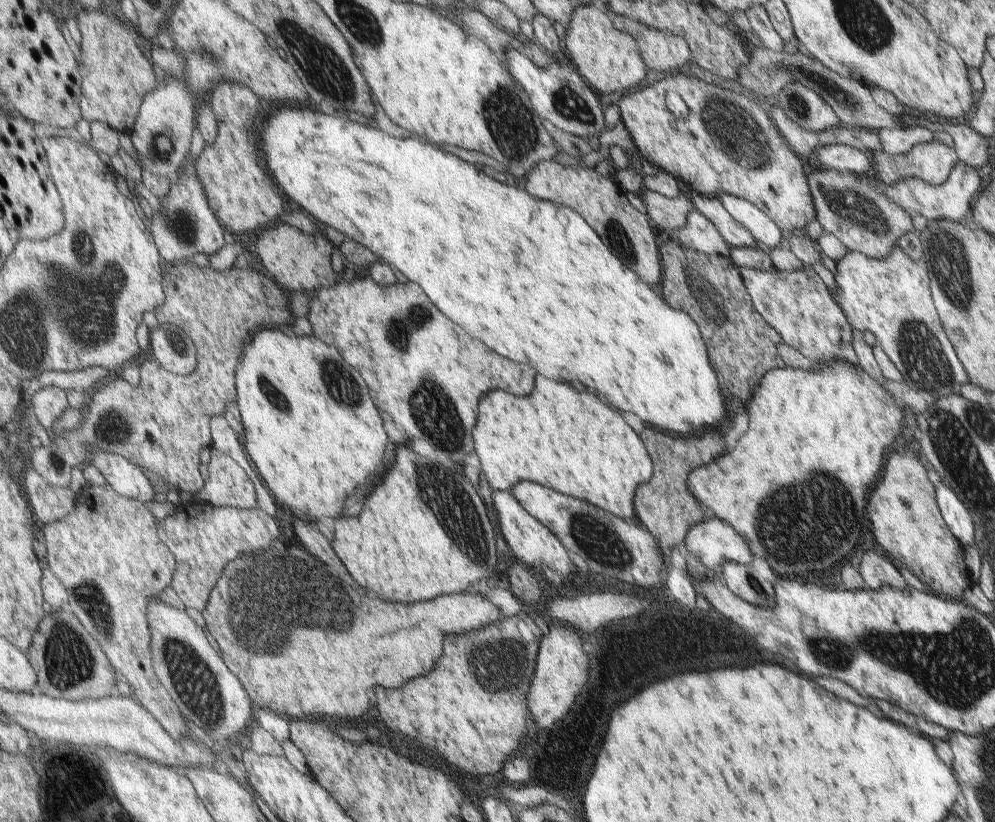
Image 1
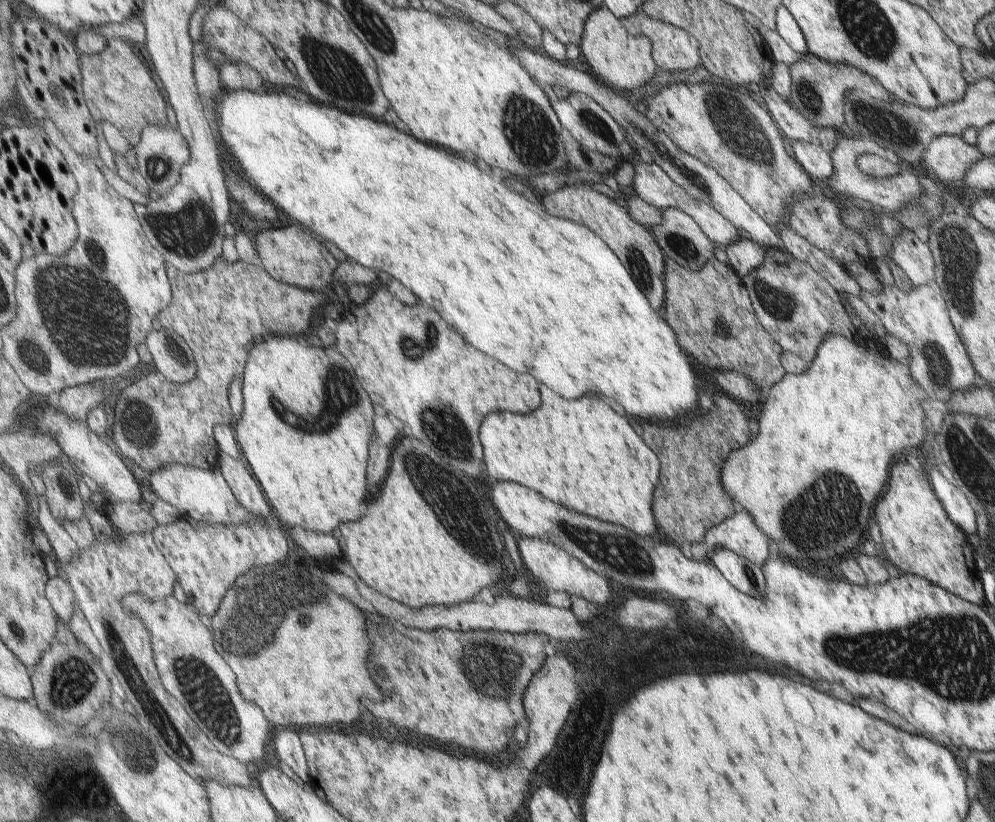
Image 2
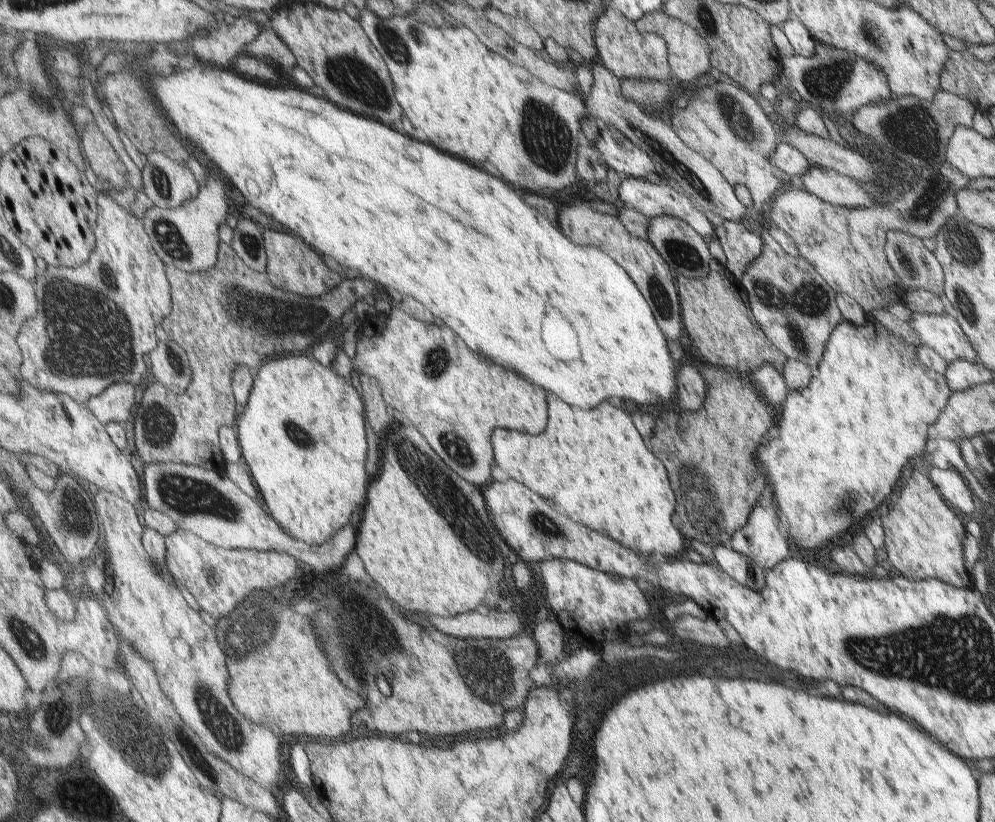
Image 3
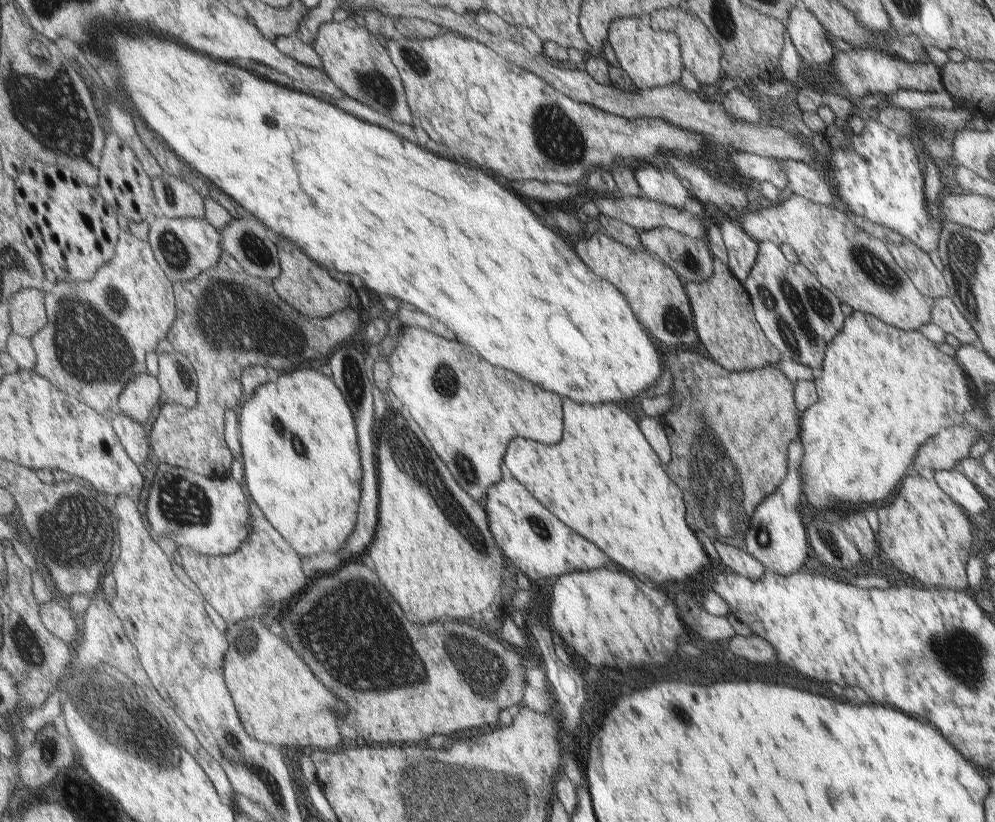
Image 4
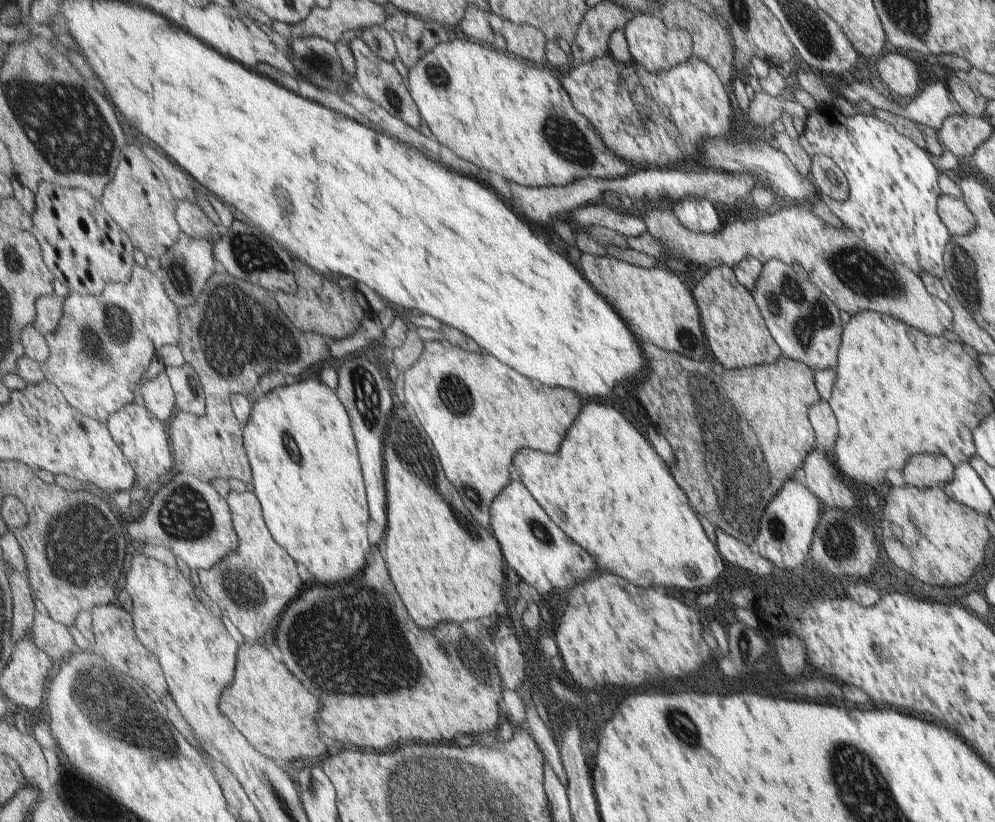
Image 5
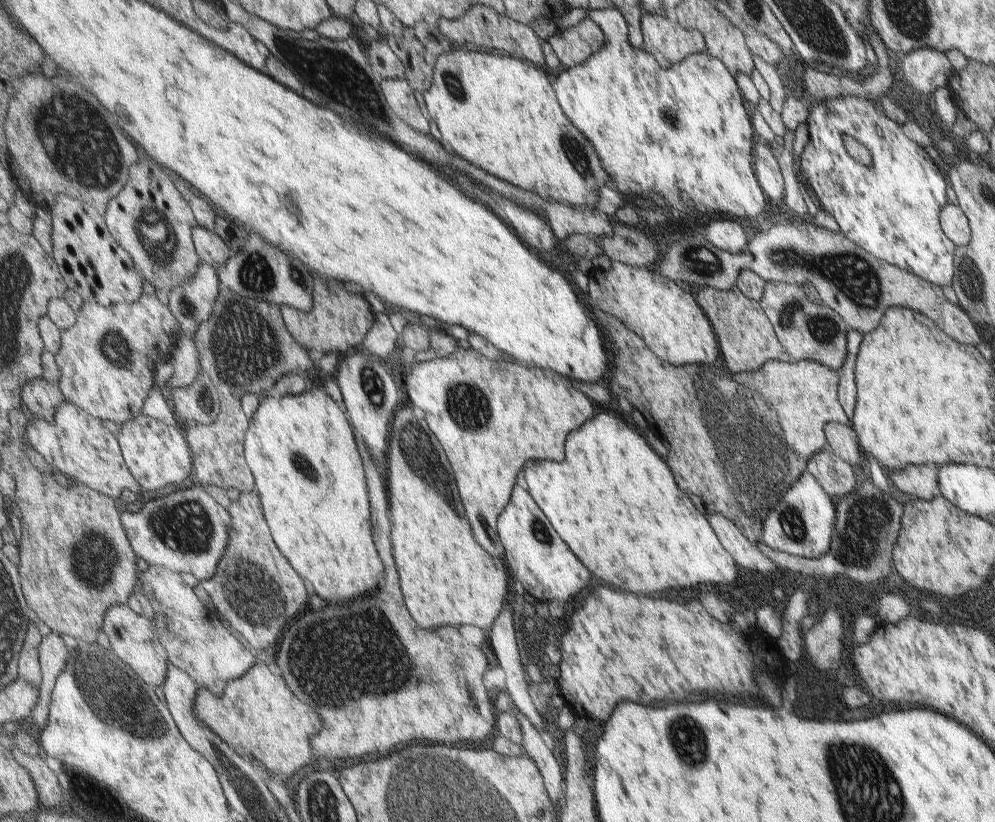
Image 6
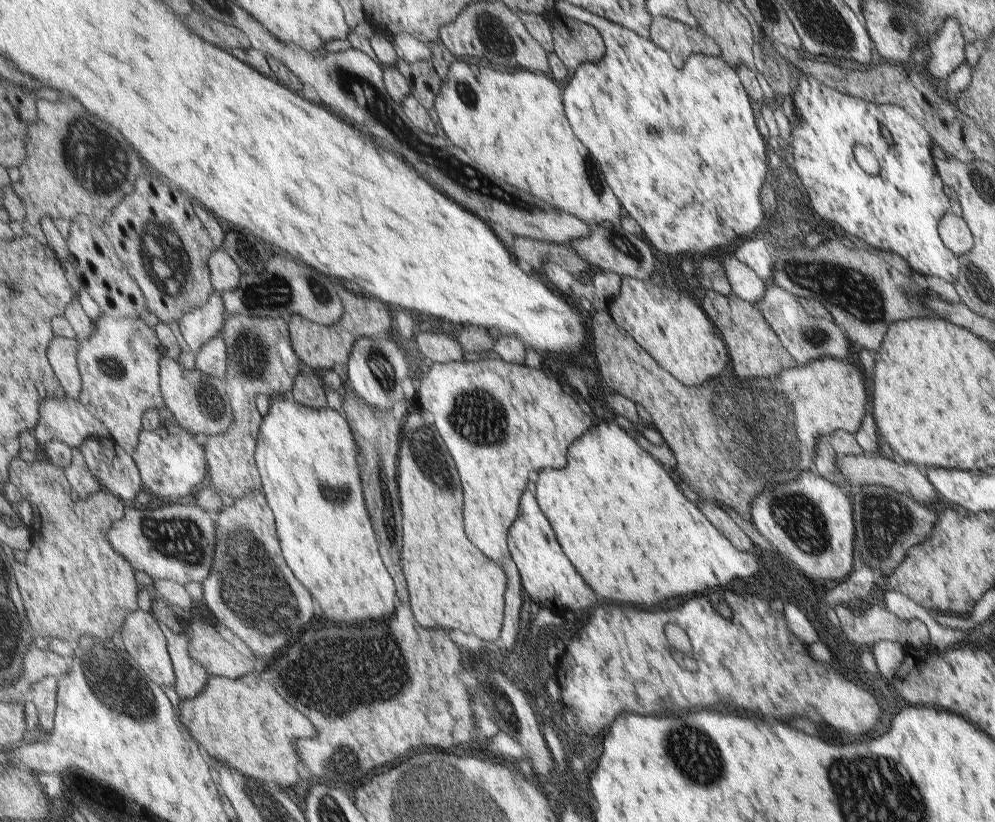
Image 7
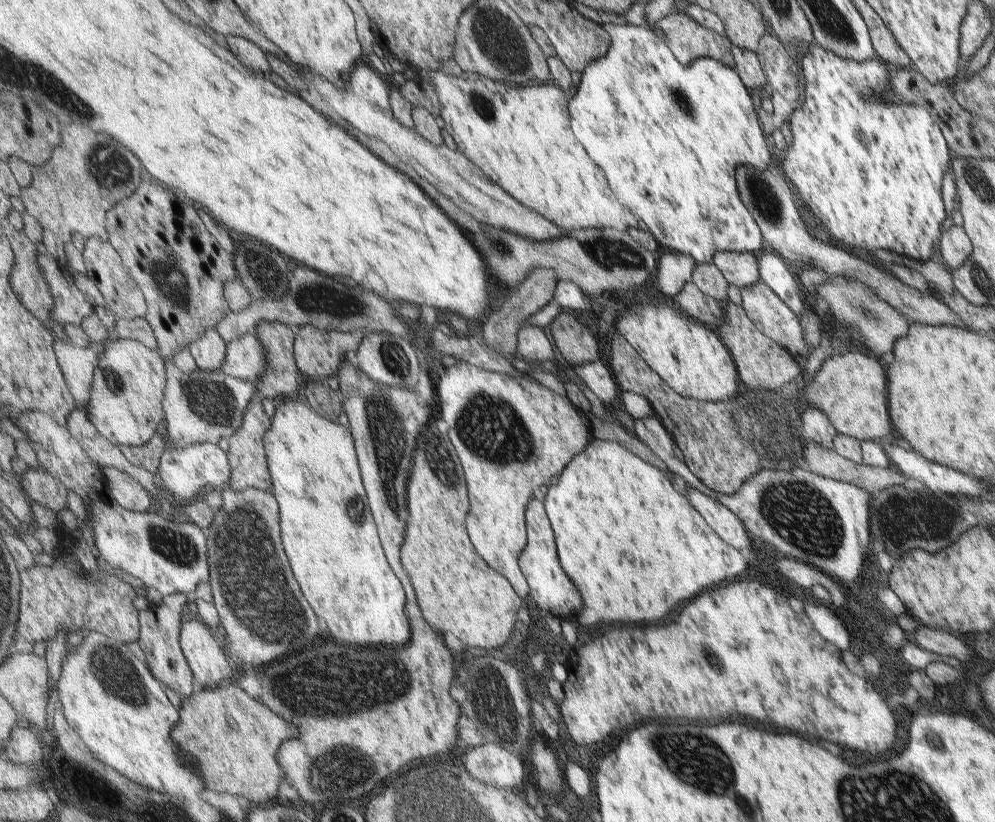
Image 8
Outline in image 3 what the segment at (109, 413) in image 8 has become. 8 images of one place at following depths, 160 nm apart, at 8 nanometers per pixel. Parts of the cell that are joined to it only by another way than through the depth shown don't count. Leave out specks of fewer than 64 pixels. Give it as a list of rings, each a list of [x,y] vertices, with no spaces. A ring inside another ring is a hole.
[[[107,192],[101,194],[101,198],[98,196],[98,200],[101,210],[97,226],[99,246],[91,260],[81,268],[47,266],[43,274],[39,273],[33,282],[39,301],[37,316],[27,320],[15,336],[23,354],[23,364],[16,370],[20,380],[33,383],[39,390],[67,394],[83,405],[115,383],[142,386],[143,376],[152,372],[151,354],[160,342],[157,326],[161,326],[174,309],[167,265],[155,252],[141,219],[130,216]]]

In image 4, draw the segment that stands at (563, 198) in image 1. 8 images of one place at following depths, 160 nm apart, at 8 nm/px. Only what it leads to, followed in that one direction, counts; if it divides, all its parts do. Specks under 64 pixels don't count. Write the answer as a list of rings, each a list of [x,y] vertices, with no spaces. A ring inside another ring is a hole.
[[[602,229],[590,238],[579,239],[575,250],[579,250],[579,258],[583,256],[583,262],[587,262],[587,266],[591,266],[590,269],[596,275],[609,281],[611,286],[619,288],[627,302],[631,302],[630,309],[634,312],[634,317],[643,322],[643,330],[647,330],[646,333],[650,334],[651,338],[655,338],[655,341],[665,348],[691,349],[697,342],[690,302],[685,298],[686,292],[683,292],[683,286],[677,280],[675,271],[666,263],[643,248],[633,250],[618,243]]]

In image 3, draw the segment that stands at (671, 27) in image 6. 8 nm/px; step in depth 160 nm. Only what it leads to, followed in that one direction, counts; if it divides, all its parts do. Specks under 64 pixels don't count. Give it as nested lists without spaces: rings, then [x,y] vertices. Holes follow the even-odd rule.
[[[608,8],[594,21],[594,42],[603,66],[620,79],[653,79],[665,81],[671,76],[667,63],[667,47],[661,36],[638,30],[635,22],[623,16],[617,9]]]

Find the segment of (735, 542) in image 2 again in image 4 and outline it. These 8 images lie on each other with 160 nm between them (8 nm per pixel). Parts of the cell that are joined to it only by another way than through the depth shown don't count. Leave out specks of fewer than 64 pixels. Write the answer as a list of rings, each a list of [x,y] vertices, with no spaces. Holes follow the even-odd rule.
[[[775,491],[765,501],[755,507],[751,517],[751,526],[742,545],[750,555],[753,555],[765,567],[766,572],[773,571],[780,575],[797,572],[807,556],[805,528],[795,508],[785,508],[781,493]]]

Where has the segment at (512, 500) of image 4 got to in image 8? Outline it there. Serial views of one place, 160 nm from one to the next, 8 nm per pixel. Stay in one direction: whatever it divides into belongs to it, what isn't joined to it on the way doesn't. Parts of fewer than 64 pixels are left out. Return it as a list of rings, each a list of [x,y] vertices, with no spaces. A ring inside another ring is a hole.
[[[533,498],[526,510],[526,525],[529,540],[521,556],[520,564],[530,583],[530,595],[541,610],[550,612],[560,620],[573,618],[575,612],[581,610],[581,598],[563,570],[553,524],[544,502]]]

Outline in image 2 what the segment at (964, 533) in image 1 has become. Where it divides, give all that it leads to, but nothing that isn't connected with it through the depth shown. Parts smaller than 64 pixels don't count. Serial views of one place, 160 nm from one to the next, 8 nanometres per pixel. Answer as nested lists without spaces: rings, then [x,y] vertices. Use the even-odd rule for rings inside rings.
[[[936,467],[929,472],[929,478],[931,488],[943,500],[942,506],[947,506],[947,514],[951,514],[951,518],[955,518],[955,522],[959,522],[967,534],[976,532],[976,516],[967,498],[955,486],[951,486]]]

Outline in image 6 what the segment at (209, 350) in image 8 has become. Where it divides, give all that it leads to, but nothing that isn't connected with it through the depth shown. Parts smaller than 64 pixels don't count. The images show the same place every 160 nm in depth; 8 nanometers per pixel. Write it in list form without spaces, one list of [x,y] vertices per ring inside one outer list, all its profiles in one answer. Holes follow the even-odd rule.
[[[201,259],[195,278],[191,282],[185,282],[185,284],[175,286],[171,290],[168,296],[168,306],[171,308],[171,312],[177,316],[177,320],[181,322],[181,329],[184,331],[182,334],[197,332],[197,328],[211,318],[213,310],[215,310],[215,302],[217,302],[220,288],[221,283],[218,270],[215,269],[215,266],[203,262]]]

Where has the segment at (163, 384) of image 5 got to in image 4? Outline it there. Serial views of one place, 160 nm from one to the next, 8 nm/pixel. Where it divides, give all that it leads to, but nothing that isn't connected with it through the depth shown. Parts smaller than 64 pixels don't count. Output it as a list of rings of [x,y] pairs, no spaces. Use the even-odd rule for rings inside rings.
[[[141,373],[126,385],[115,410],[123,411],[136,421],[145,424],[153,410],[165,402],[163,389],[158,376],[150,373]]]

